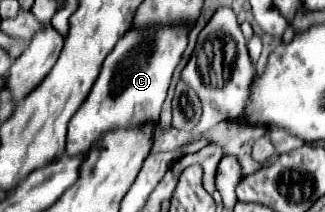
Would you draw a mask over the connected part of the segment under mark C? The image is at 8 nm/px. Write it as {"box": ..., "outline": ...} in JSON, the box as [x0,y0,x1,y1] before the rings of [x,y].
{"box":[66,27,188,155],"outline":[[[164,27],[126,31],[112,53],[106,57],[92,91],[68,123],[66,153],[80,155],[80,151],[88,151],[92,143],[110,131],[132,129],[158,119],[172,73],[180,61],[182,51],[186,49],[186,43],[188,31],[184,29]]]}

